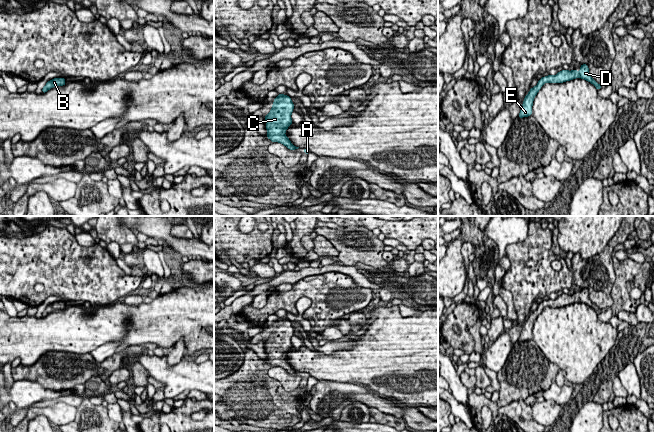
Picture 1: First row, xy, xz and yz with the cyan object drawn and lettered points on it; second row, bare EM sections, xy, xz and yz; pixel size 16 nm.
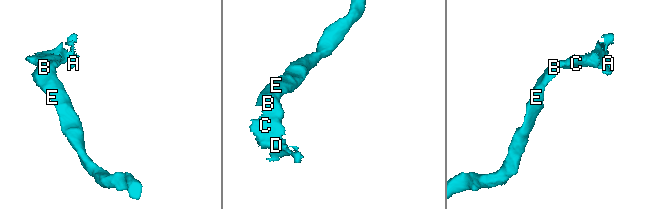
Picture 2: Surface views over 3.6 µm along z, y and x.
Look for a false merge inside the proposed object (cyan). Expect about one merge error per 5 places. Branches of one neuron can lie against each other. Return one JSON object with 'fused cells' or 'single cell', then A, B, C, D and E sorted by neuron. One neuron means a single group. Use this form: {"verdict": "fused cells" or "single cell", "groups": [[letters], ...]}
{"verdict": "single cell", "groups": [["A", "B", "C", "D", "E"]]}

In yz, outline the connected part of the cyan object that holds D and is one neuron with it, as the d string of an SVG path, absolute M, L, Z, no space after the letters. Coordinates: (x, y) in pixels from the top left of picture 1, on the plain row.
M583 288L580 290L580 296L578 297L576 293L572 295L562 294L558 296L555 300L548 299L542 301L538 308L531 312L529 317L525 320L520 337L518 339L519 342L528 341L532 339L532 330L535 320L538 315L541 313L544 307L563 307L566 305L570 305L576 302L582 302L591 308L593 308L597 314L601 313L601 309L598 308L589 298L589 292L587 288Z

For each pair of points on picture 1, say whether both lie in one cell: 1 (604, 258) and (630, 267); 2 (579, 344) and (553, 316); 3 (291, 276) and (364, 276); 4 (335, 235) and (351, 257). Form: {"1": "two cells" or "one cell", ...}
{"1": "two cells", "2": "one cell", "3": "one cell", "4": "one cell"}

